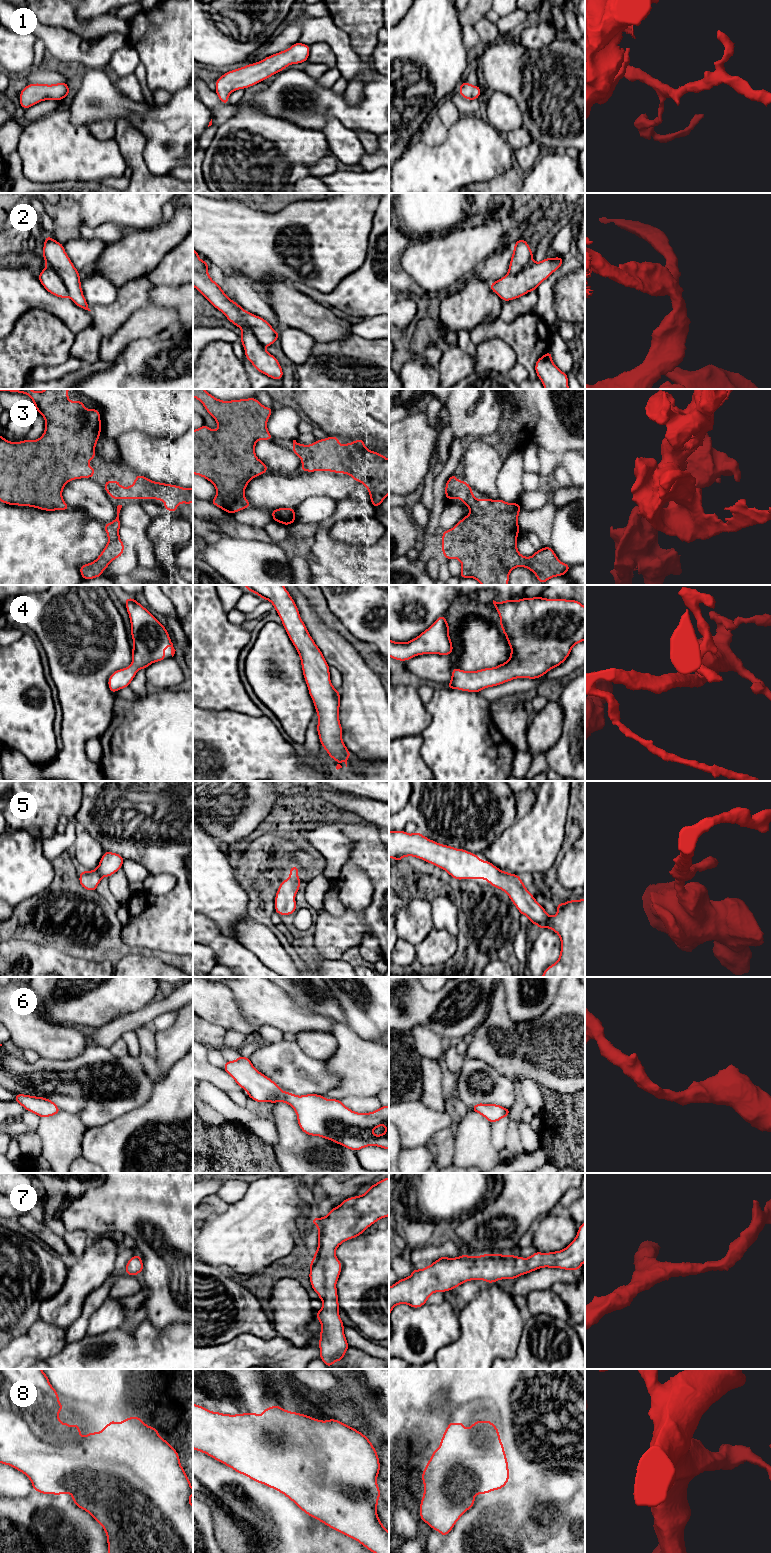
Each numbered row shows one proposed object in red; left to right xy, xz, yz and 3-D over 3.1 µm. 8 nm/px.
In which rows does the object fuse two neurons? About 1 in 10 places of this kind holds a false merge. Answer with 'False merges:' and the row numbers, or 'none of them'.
False merges: none of them

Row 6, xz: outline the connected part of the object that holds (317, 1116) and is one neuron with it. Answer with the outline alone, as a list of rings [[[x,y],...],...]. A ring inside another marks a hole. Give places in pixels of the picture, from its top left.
[[[241,1055],[234,1061],[226,1060],[223,1070],[254,1101],[289,1104],[296,1112],[300,1129],[310,1136],[332,1140],[353,1151],[368,1146],[389,1150],[389,1105],[370,1113],[358,1113],[338,1099],[284,1092],[273,1080],[259,1072],[250,1058]],[[382,1125],[386,1126],[386,1132],[374,1135],[372,1131]]]

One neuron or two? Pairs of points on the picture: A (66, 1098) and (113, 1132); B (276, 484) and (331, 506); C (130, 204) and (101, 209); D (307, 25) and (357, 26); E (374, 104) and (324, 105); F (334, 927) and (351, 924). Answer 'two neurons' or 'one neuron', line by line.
A: two neurons
B: two neurons
C: one neuron
D: two neurons
E: one neuron
F: one neuron

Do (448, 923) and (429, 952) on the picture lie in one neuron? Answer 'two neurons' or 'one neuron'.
two neurons

